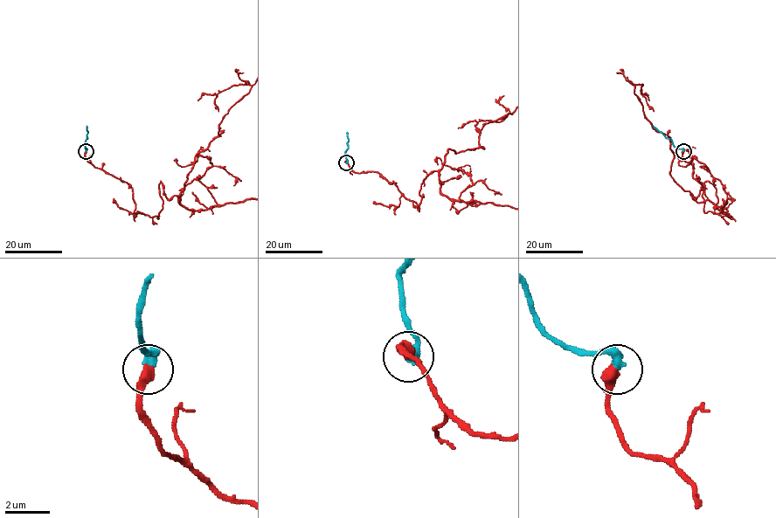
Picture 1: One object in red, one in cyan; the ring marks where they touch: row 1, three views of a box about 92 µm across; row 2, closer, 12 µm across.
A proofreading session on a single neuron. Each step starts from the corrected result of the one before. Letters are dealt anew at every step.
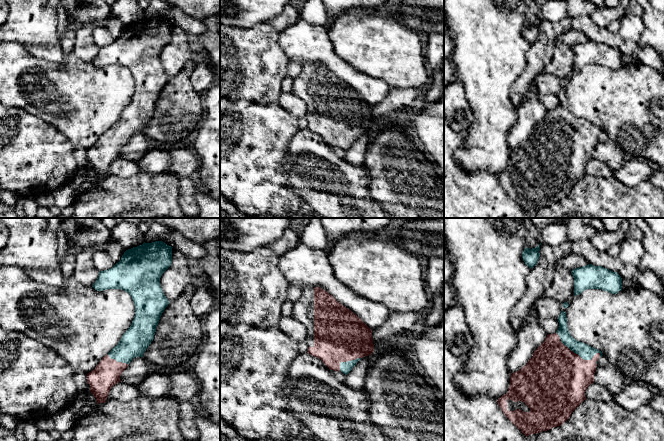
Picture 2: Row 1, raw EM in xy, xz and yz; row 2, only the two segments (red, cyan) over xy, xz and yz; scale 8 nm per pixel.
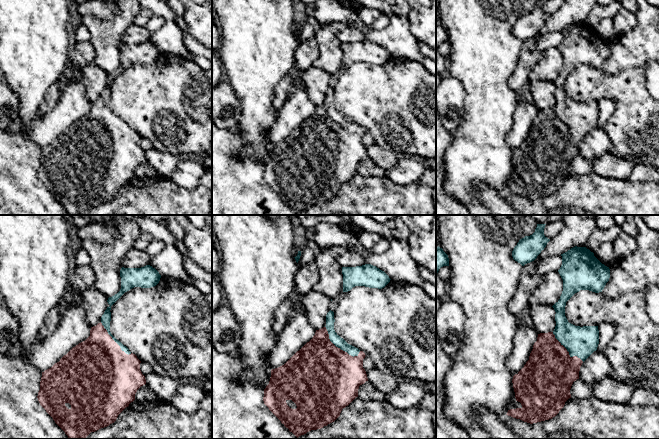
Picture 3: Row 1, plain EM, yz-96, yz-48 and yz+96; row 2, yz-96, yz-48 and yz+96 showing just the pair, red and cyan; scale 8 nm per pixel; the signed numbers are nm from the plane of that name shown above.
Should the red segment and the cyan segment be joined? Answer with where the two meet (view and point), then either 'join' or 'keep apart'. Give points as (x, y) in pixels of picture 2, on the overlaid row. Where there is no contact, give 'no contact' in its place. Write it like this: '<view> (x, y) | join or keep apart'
yz (577, 354) | join

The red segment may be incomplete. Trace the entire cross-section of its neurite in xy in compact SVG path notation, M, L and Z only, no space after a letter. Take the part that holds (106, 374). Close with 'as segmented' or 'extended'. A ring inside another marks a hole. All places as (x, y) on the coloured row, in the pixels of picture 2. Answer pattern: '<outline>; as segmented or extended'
M163 241L143 243L124 252L121 260L112 268L100 271L93 288L97 291L121 289L126 291L135 305L135 316L131 326L123 334L120 342L102 358L94 370L87 374L90 391L96 398L97 404L105 403L110 389L121 382L120 376L135 357L143 357L144 352L154 339L156 327L169 300L160 285L162 274L171 266L172 248Z; extended

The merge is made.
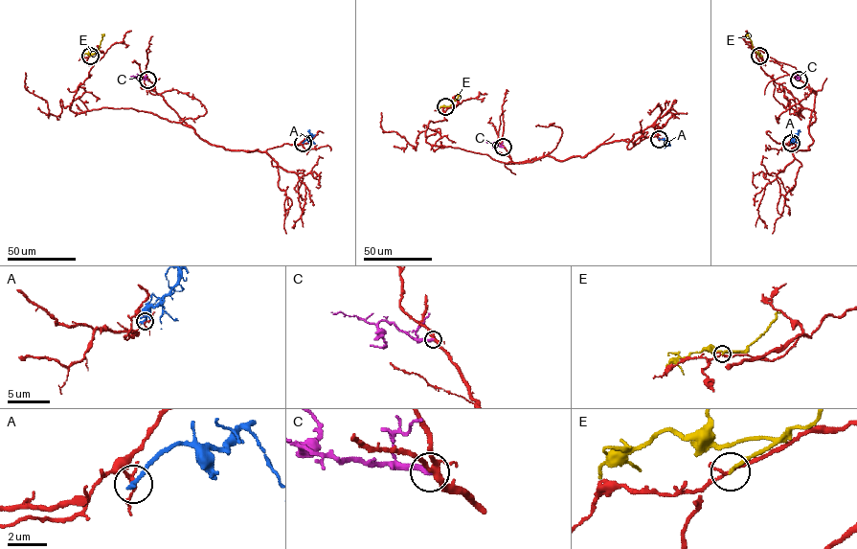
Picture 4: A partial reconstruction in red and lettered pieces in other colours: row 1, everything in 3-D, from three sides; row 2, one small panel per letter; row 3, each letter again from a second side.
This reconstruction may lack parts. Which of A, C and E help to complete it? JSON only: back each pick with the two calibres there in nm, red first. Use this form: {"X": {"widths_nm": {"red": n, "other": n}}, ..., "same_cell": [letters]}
{"same_cell": []}

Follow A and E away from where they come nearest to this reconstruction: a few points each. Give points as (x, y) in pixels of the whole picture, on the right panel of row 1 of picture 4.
A: (791, 143), (800, 129)
E: (759, 56), (746, 34)

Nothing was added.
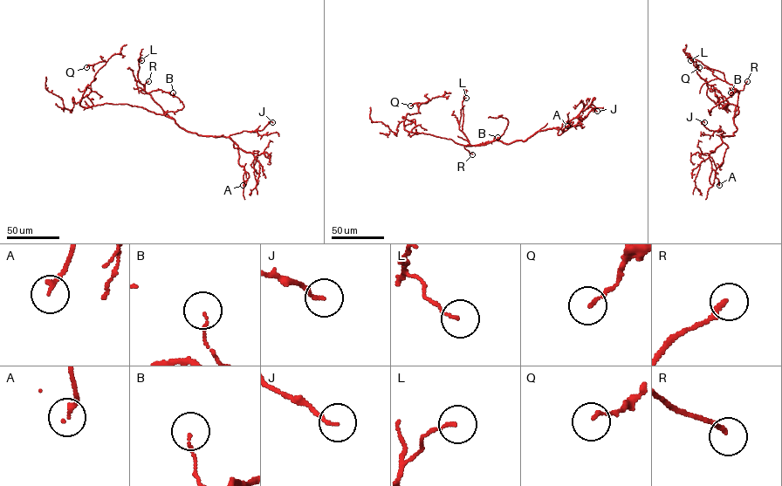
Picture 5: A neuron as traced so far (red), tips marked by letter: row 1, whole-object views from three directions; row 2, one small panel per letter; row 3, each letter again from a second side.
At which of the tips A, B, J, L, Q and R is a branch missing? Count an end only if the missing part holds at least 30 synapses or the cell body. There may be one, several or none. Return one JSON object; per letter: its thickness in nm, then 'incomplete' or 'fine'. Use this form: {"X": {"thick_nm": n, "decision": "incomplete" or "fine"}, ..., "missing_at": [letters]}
{"A": {"thick_nm": 170, "decision": "fine"}, "B": {"thick_nm": 90, "decision": "fine"}, "J": {"thick_nm": 140, "decision": "fine"}, "L": {"thick_nm": 110, "decision": "fine"}, "Q": {"thick_nm": 130, "decision": "fine"}, "R": {"thick_nm": 190, "decision": "incomplete"}, "missing_at": ["R"]}

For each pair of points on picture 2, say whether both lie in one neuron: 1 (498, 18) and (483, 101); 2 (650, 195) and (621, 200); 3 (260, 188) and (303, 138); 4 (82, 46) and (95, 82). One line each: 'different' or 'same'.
1: same
2: same
3: different
4: different

